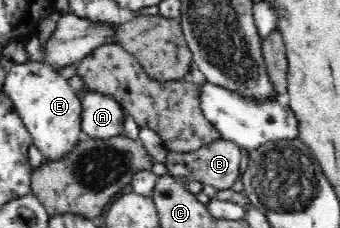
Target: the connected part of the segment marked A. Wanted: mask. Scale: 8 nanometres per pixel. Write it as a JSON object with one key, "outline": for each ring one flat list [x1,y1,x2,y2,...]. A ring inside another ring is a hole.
{"outline":[[90,91,81,97,82,132,92,139,107,140,122,134,123,106,114,97]]}

